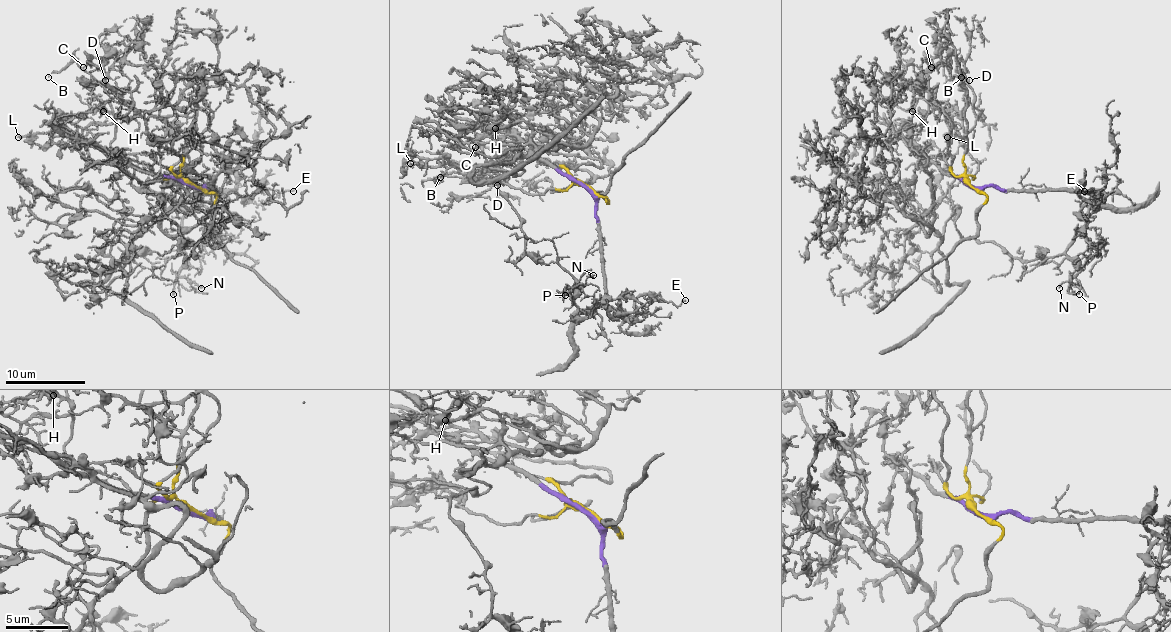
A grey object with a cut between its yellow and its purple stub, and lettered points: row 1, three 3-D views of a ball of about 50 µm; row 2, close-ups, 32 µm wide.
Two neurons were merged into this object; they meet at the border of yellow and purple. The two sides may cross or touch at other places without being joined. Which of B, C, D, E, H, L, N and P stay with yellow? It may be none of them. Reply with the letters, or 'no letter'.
B, C, D, H, L

